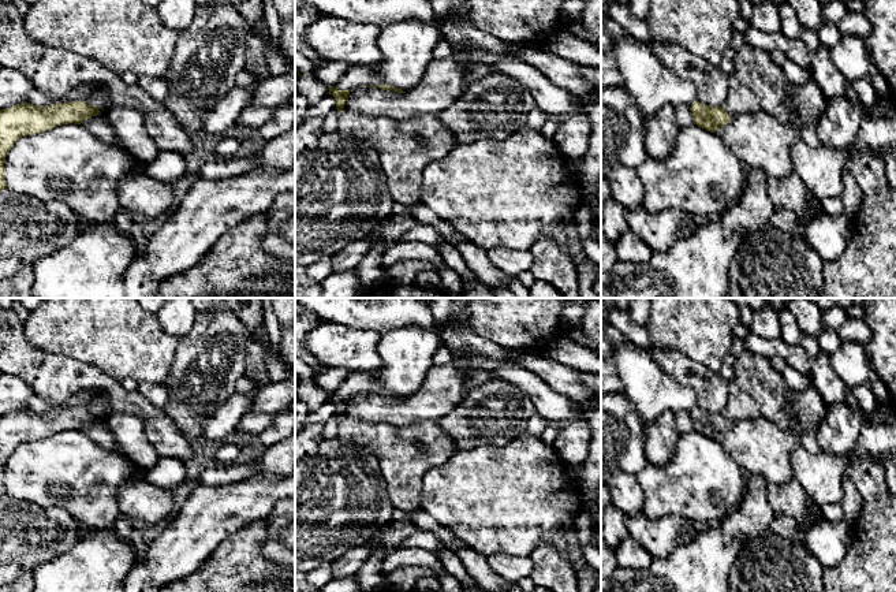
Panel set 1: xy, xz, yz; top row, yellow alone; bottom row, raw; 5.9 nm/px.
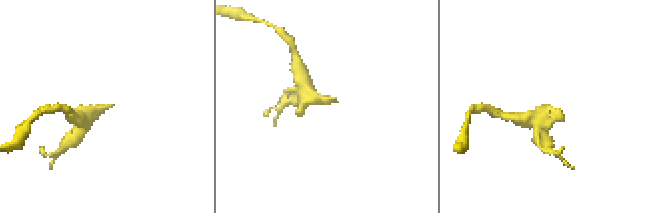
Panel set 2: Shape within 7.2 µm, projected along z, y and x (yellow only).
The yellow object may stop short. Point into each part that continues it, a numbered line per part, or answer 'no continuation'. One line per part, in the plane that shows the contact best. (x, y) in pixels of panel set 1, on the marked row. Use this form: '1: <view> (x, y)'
1: yz (757, 84)

